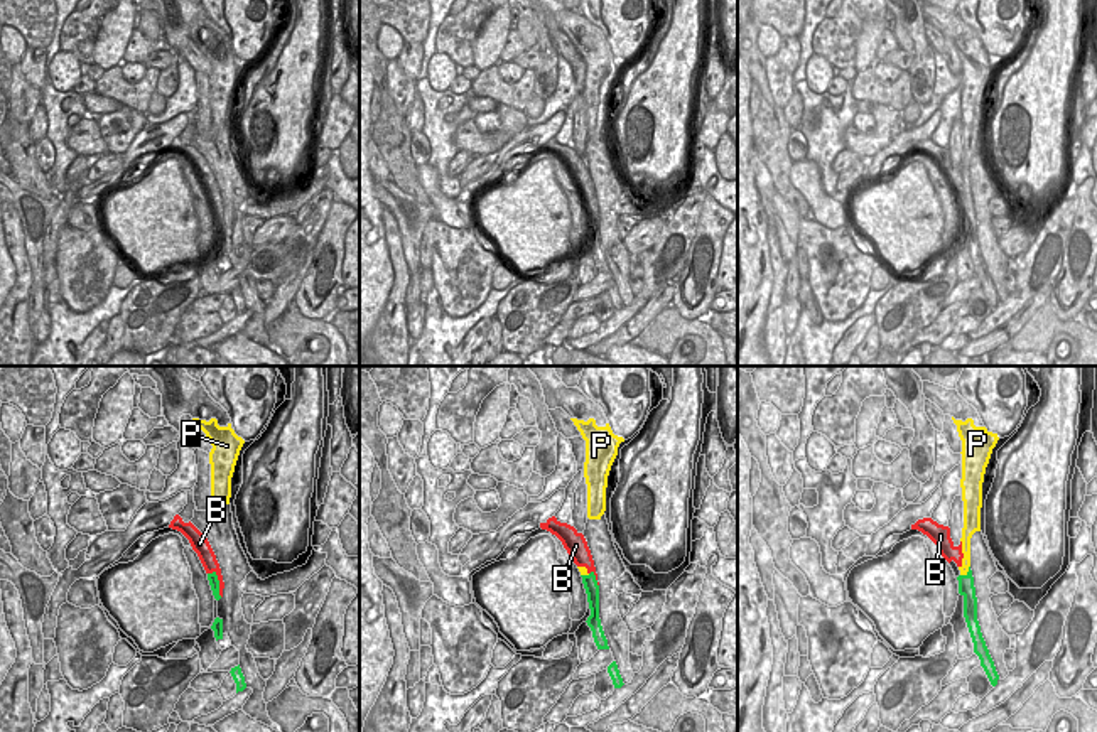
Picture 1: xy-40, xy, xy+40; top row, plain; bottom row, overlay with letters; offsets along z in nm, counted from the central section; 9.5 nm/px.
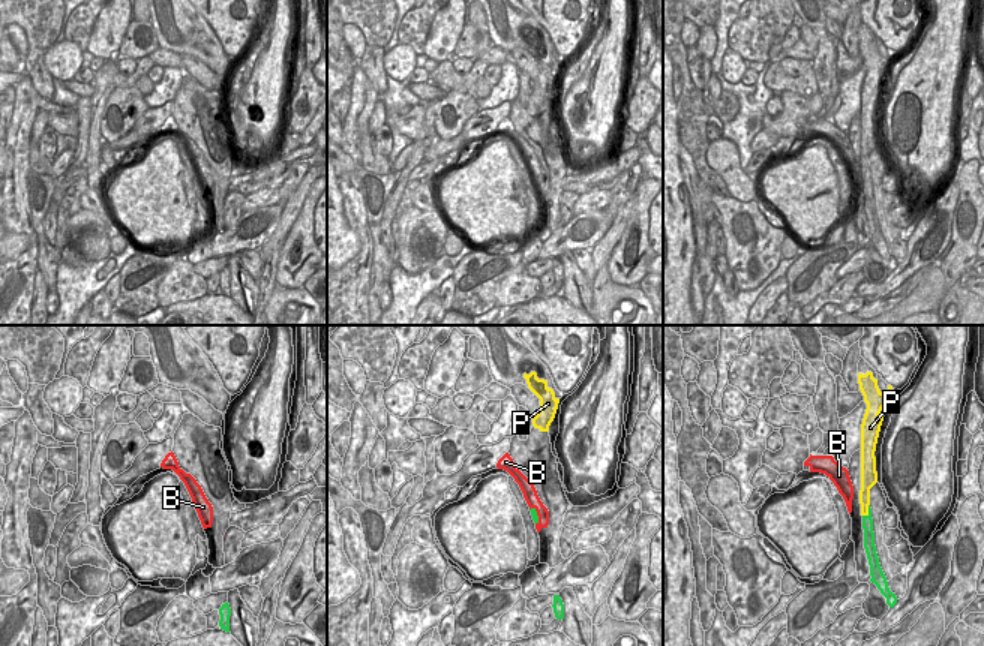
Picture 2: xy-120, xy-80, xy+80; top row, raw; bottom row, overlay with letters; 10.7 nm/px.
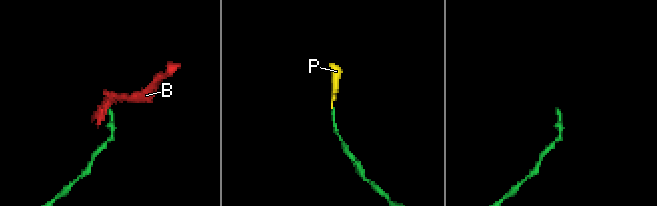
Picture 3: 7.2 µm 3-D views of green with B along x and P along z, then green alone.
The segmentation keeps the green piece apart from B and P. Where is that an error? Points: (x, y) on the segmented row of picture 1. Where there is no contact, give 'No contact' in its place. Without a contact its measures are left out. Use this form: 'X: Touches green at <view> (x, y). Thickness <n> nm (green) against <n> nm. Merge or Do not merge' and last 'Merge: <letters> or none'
B: Touches green at xy-40 (218, 582). Thickness 100 nm (green) against 160 nm. Do not merge
P: Touches green at xy+40 (967, 572). Thickness 160 nm (green) against 100 nm. Do not merge
Merge: none.

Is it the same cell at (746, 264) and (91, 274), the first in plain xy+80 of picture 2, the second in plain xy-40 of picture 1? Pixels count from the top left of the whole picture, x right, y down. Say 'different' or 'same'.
same

